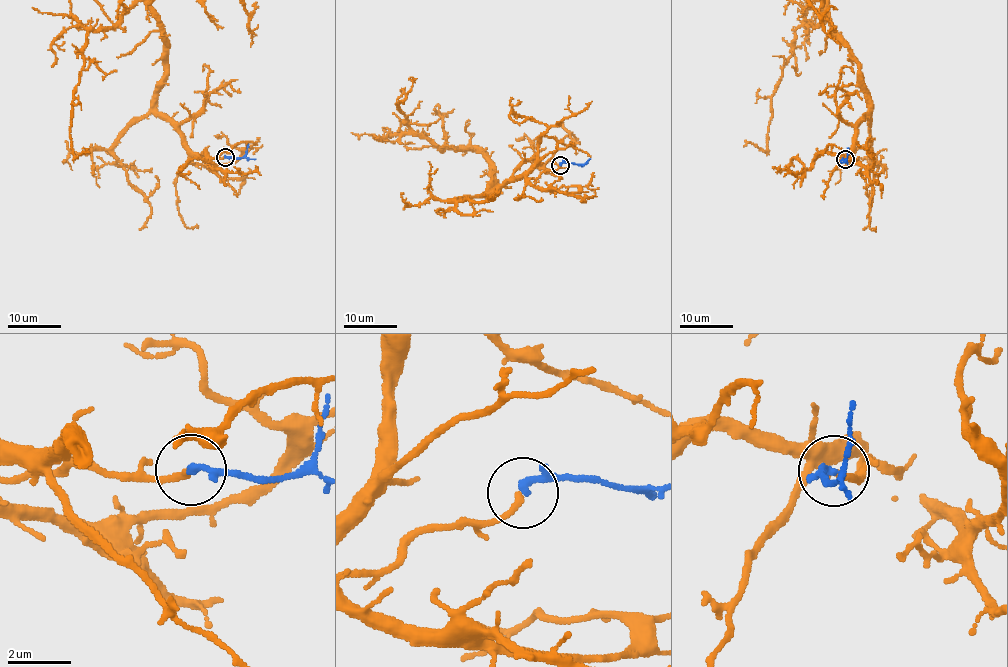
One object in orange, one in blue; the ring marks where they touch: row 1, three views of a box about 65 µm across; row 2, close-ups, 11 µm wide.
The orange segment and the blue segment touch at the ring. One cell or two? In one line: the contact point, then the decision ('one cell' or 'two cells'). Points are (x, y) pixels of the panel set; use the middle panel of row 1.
at (560, 165); one cell

